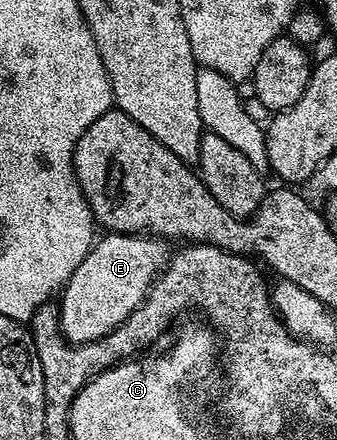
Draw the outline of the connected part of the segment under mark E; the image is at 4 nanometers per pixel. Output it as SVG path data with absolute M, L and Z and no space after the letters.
M116 233L102 236L73 270L59 295L61 334L74 345L94 343L127 321L133 310L145 302L153 280L161 274L171 258L171 251L165 248L168 246L156 237Z

